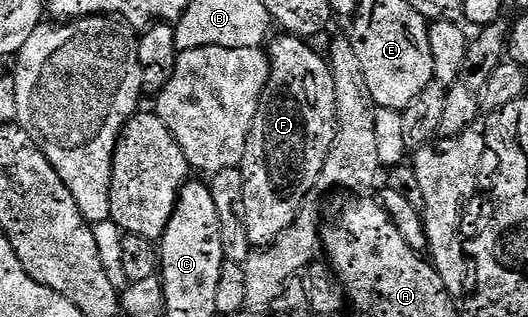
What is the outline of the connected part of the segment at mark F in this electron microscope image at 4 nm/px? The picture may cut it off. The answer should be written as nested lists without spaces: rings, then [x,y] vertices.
[[[280,35],[268,42],[269,78],[257,114],[247,139],[245,157],[240,163],[243,179],[243,216],[250,246],[264,247],[272,244],[281,232],[291,226],[296,215],[306,204],[305,196],[318,188],[329,149],[337,134],[337,100],[335,79],[329,70],[328,60],[312,49],[308,40],[296,35]]]

